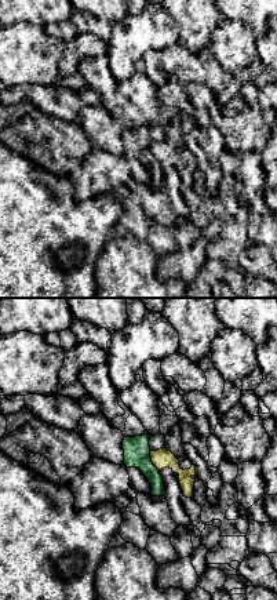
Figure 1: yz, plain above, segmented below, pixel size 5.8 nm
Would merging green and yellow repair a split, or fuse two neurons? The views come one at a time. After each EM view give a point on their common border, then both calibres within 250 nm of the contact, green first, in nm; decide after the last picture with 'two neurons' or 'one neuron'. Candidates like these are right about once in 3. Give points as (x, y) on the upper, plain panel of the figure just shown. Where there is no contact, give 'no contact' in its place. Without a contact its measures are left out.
contact (150, 152); calibres 160 and 120 nm

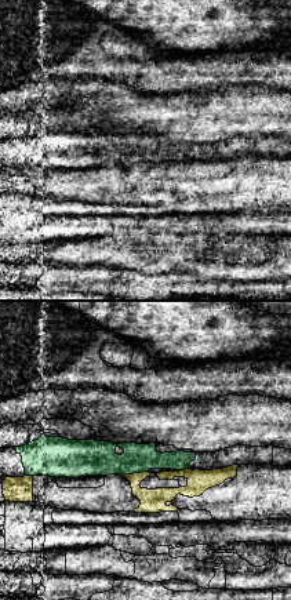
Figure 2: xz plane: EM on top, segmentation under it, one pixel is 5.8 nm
contact (134, 163); calibres 200 and 140 nm

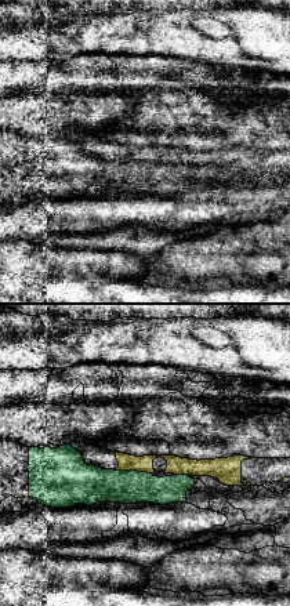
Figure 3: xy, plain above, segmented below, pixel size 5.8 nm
contact (134, 162); calibres 220 and 100 nm

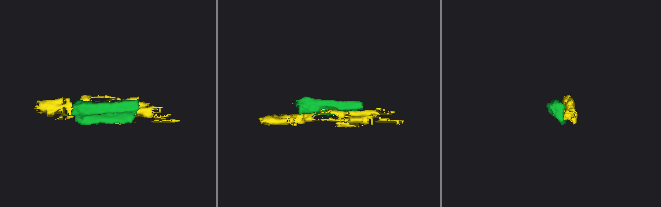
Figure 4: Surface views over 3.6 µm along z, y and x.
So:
two neurons

